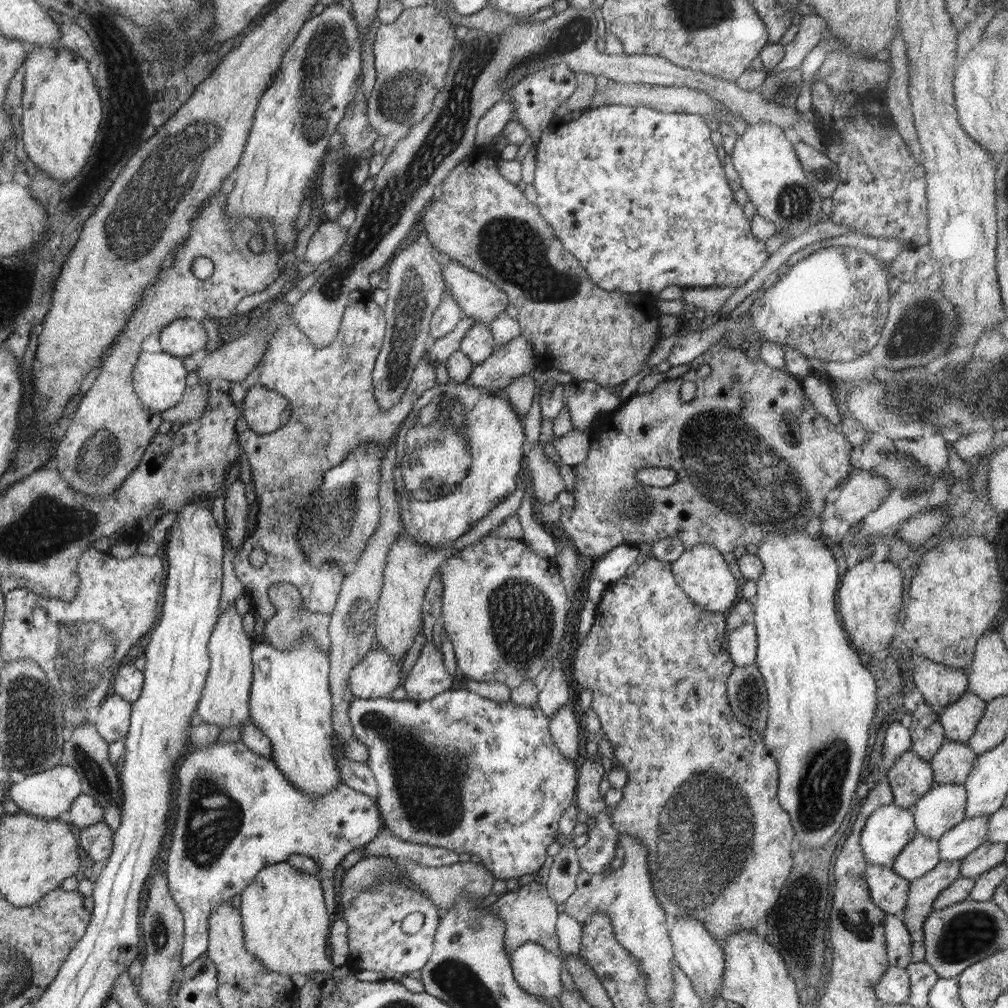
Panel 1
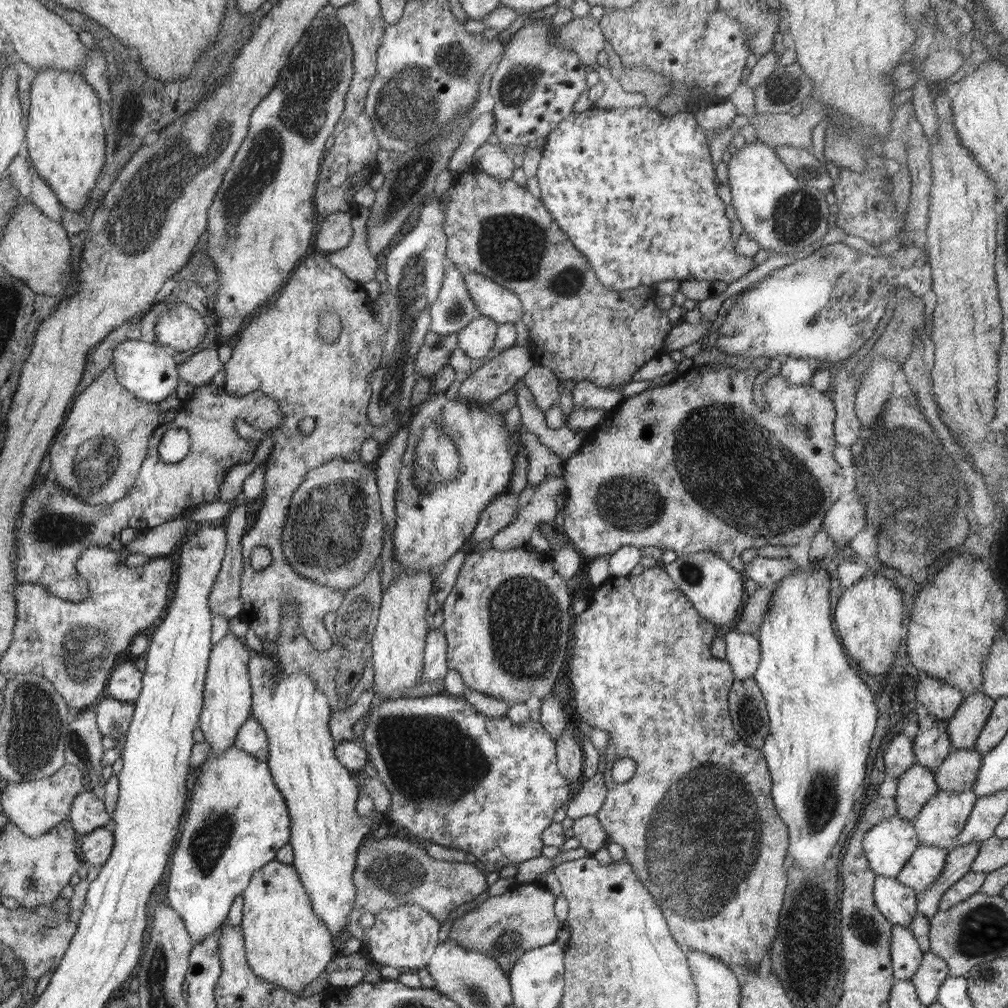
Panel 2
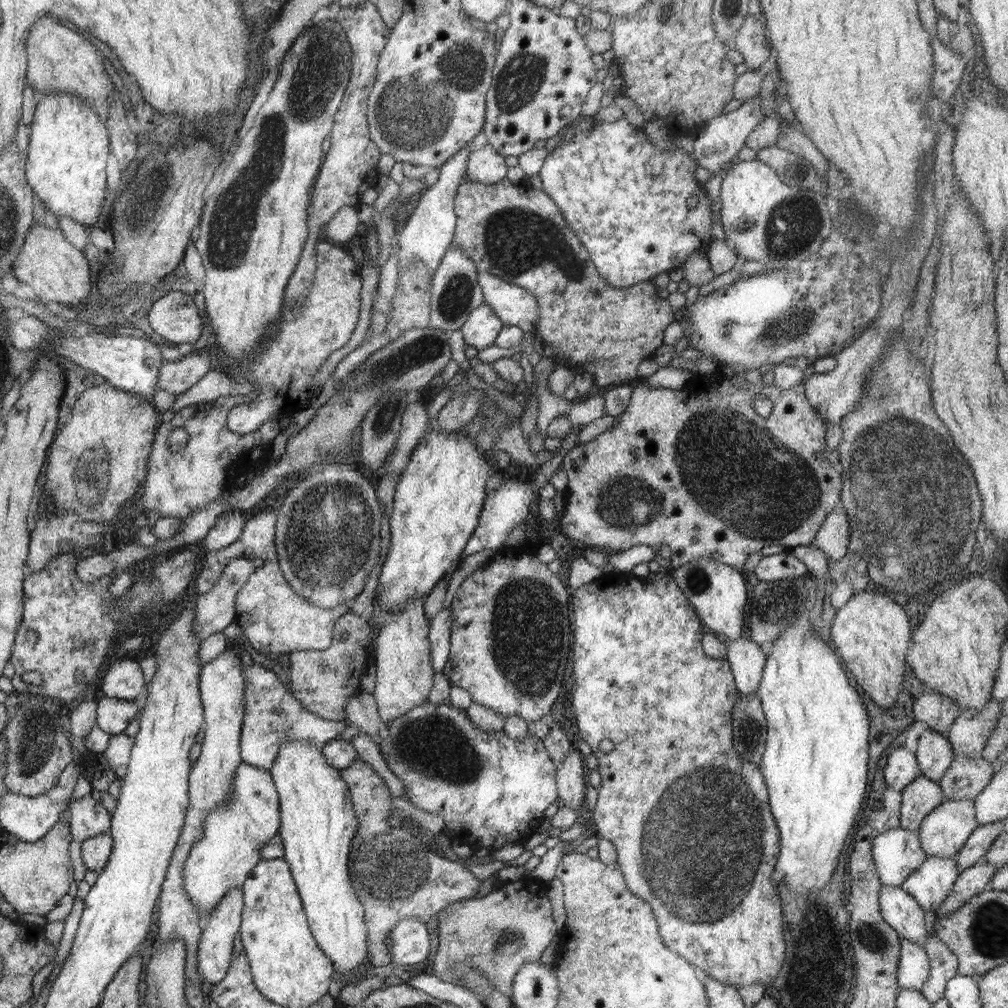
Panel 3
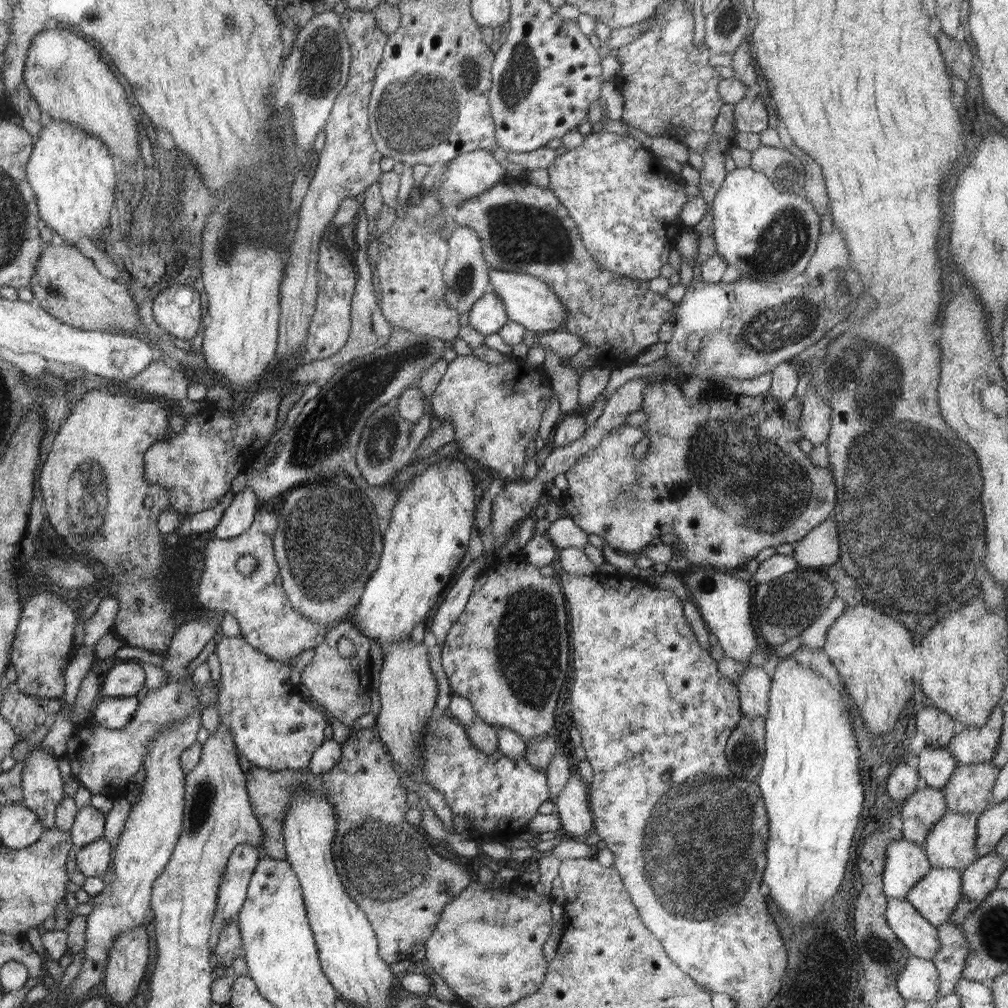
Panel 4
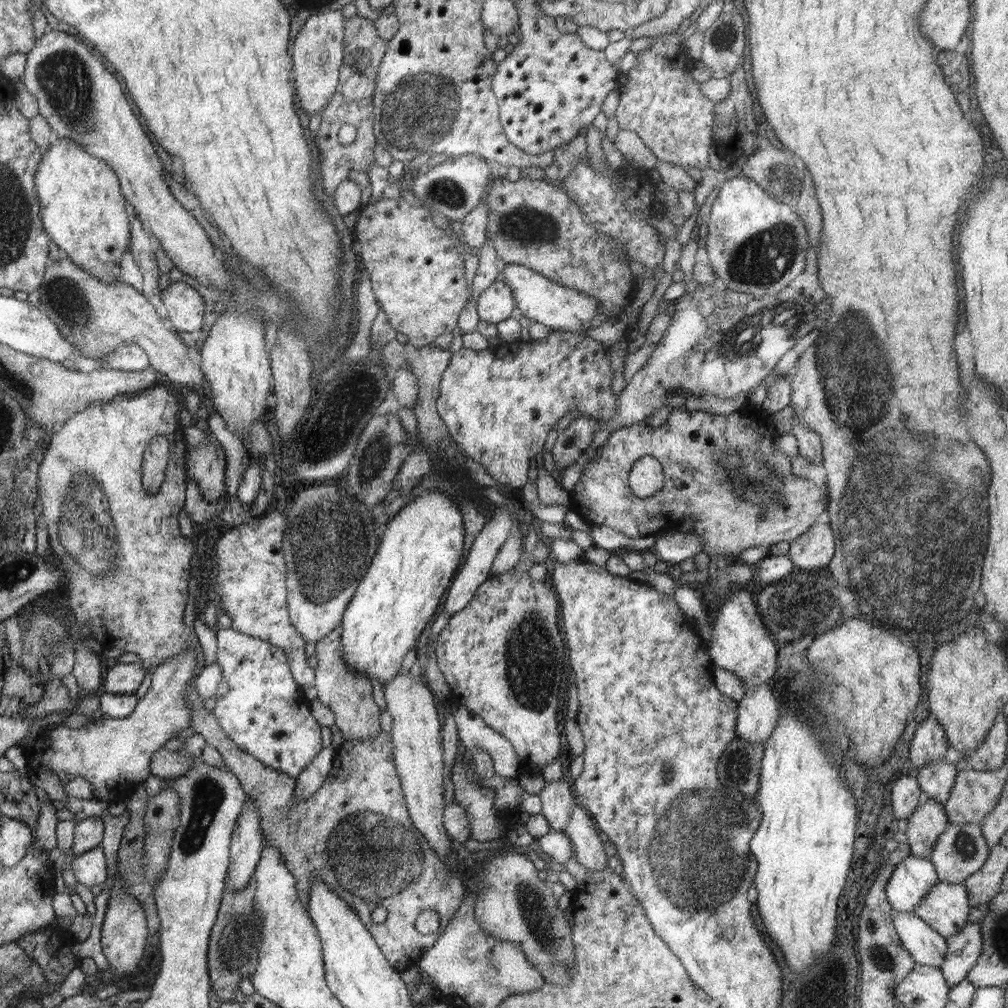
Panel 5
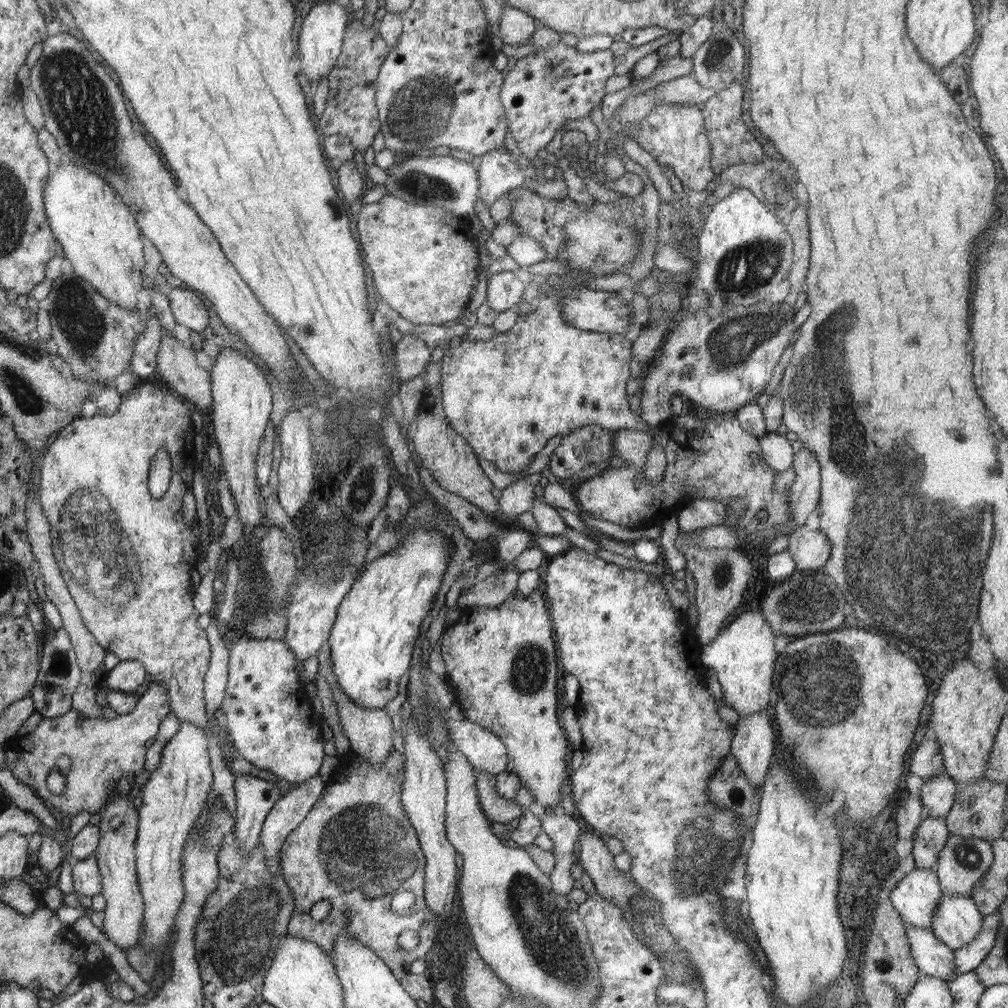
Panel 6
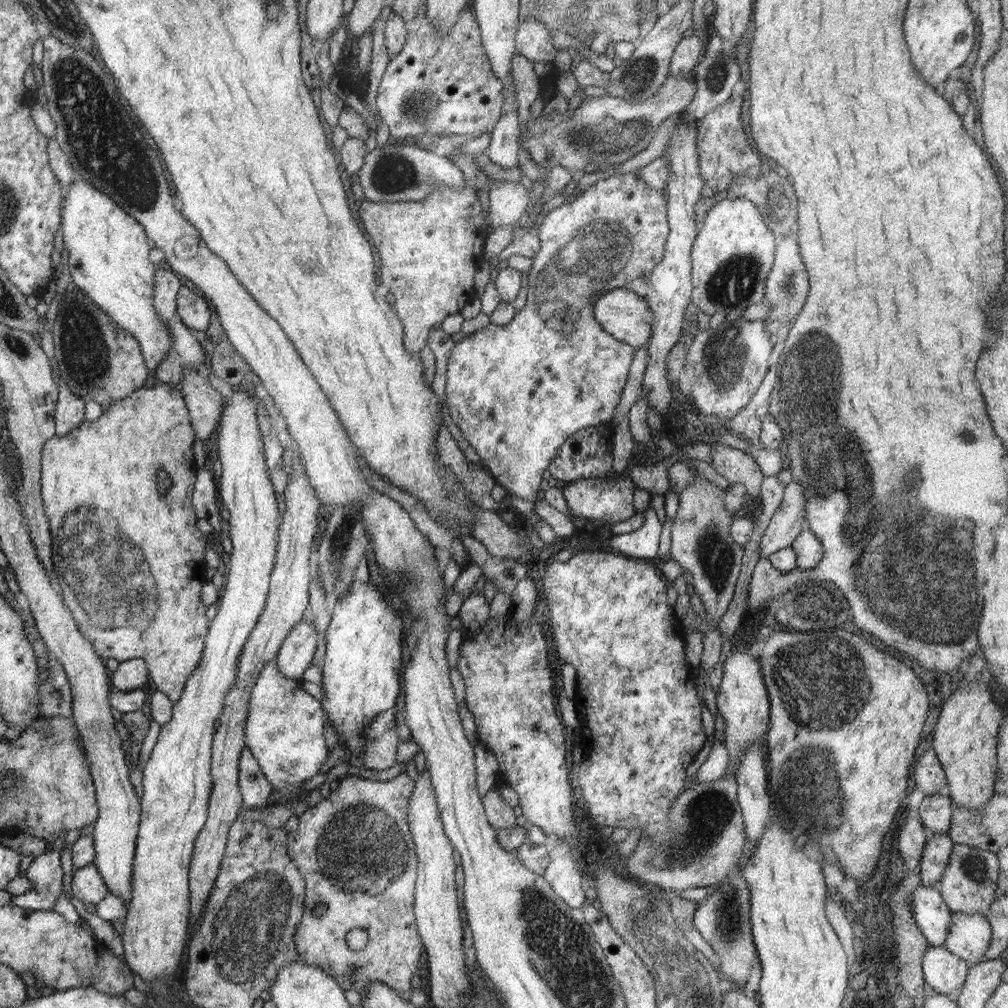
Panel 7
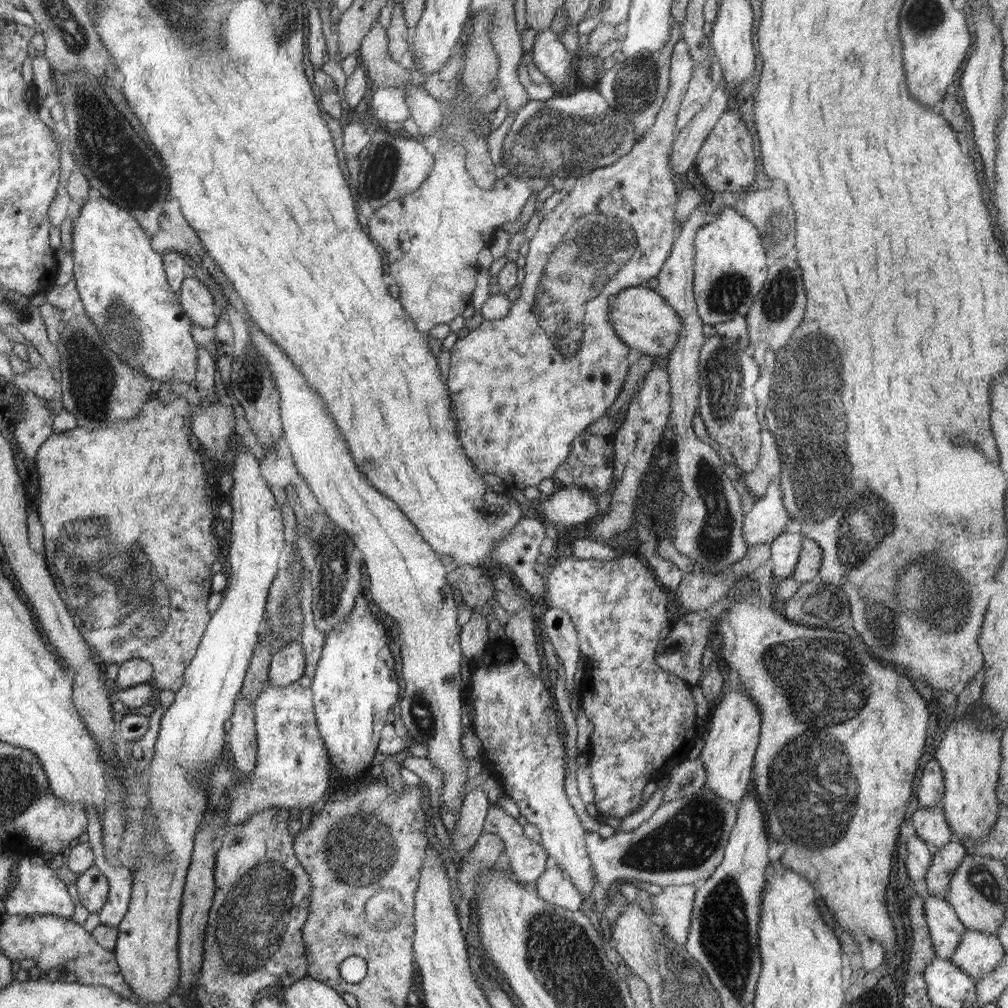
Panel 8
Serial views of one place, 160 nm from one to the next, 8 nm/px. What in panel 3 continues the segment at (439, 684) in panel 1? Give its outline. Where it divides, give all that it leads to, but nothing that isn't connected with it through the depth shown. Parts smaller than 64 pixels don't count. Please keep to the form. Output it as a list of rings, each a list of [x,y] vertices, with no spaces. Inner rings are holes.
[[[449,608],[442,609],[429,622],[429,643],[432,664],[435,672],[445,667],[449,657],[452,615]]]

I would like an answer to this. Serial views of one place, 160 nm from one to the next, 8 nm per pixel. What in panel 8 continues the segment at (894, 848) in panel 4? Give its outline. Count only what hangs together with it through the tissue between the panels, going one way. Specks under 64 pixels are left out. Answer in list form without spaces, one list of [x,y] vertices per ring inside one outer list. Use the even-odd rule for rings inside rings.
[[[929,895],[923,902],[935,956],[948,960],[956,953],[966,928],[946,899]]]

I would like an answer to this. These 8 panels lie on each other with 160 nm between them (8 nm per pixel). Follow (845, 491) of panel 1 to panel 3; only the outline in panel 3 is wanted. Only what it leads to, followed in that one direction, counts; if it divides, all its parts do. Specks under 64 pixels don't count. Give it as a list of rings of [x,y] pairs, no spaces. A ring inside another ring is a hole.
[[[841,505],[836,506],[824,519],[820,530],[809,546],[818,548],[832,561],[846,558],[850,525],[851,522],[846,511]]]

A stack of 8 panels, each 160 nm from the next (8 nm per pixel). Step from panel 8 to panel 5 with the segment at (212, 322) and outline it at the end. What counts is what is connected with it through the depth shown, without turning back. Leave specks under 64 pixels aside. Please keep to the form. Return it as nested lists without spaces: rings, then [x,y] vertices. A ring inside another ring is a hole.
[[[175,282],[162,289],[162,309],[167,319],[184,335],[196,335],[204,324],[204,300],[193,287]]]

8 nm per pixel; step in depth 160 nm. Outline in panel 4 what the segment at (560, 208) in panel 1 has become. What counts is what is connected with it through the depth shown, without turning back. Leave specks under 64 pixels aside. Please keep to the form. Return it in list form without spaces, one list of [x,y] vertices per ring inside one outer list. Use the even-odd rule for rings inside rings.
[[[595,129],[595,131],[585,136],[584,141],[578,147],[571,150],[565,149],[564,152],[552,161],[549,168],[546,168],[550,179],[550,190],[554,191],[554,194],[560,199],[560,202],[567,208],[575,227],[579,230],[586,250],[594,257],[594,260],[597,260],[605,271],[615,272],[617,275],[623,277],[643,281],[649,281],[661,275],[662,266],[668,262],[670,251],[676,248],[675,240],[678,231],[681,231],[679,214],[684,204],[688,202],[688,197],[686,197],[684,193],[686,187],[684,179],[668,169],[664,171],[664,173],[657,172],[656,175],[654,175],[649,160],[650,155],[644,151],[642,143],[634,139],[630,134],[614,134],[613,132],[601,132],[599,129]]]

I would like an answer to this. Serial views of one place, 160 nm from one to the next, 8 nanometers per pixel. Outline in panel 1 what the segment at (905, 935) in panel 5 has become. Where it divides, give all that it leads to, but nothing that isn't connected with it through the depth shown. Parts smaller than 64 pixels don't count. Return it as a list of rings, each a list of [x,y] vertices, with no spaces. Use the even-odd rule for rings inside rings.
[[[867,863],[865,877],[872,900],[886,914],[901,916],[908,898],[909,880],[890,868]]]

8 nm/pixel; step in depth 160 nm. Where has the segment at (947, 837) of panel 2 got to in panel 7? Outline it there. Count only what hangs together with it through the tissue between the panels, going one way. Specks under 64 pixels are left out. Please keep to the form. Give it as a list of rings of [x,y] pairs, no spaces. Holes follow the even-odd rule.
[[[966,844],[952,847],[949,863],[936,888],[941,892],[944,902],[952,912],[986,915],[991,904],[997,899],[997,882],[999,879],[999,859],[995,852],[972,848]]]

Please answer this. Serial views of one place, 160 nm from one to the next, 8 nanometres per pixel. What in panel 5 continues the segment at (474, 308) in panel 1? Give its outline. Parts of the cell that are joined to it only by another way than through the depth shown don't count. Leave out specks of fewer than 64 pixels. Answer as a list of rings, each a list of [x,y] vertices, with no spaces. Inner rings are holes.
[[[514,262],[502,263],[499,277],[512,289],[516,308],[521,310],[522,316],[534,322],[540,322],[552,331],[579,333],[597,323],[598,300],[594,300],[592,296],[586,296],[579,290],[550,280],[526,265]]]

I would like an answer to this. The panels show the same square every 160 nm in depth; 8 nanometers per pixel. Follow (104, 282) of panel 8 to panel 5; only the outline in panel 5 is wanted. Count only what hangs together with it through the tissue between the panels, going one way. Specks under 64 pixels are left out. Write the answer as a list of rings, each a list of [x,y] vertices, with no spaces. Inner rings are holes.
[[[59,138],[43,156],[37,168],[36,185],[46,232],[74,264],[106,284],[117,282],[114,268],[132,243],[127,200],[120,192],[117,173],[106,161],[90,156],[80,144],[69,138]]]

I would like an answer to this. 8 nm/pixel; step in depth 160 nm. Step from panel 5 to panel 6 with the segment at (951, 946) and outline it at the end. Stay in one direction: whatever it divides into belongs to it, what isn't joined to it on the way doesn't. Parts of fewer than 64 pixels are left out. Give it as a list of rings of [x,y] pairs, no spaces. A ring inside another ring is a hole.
[[[996,912],[983,917],[982,930],[972,943],[954,951],[954,974],[974,971],[978,968],[990,950],[994,947],[995,938],[1001,923],[1001,914]]]

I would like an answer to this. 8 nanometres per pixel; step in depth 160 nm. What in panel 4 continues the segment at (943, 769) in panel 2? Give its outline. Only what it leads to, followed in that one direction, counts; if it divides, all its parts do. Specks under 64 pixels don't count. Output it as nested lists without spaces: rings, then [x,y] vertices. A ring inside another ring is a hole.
[[[990,763],[958,765],[942,789],[946,807],[958,814],[982,813],[1001,767]]]

